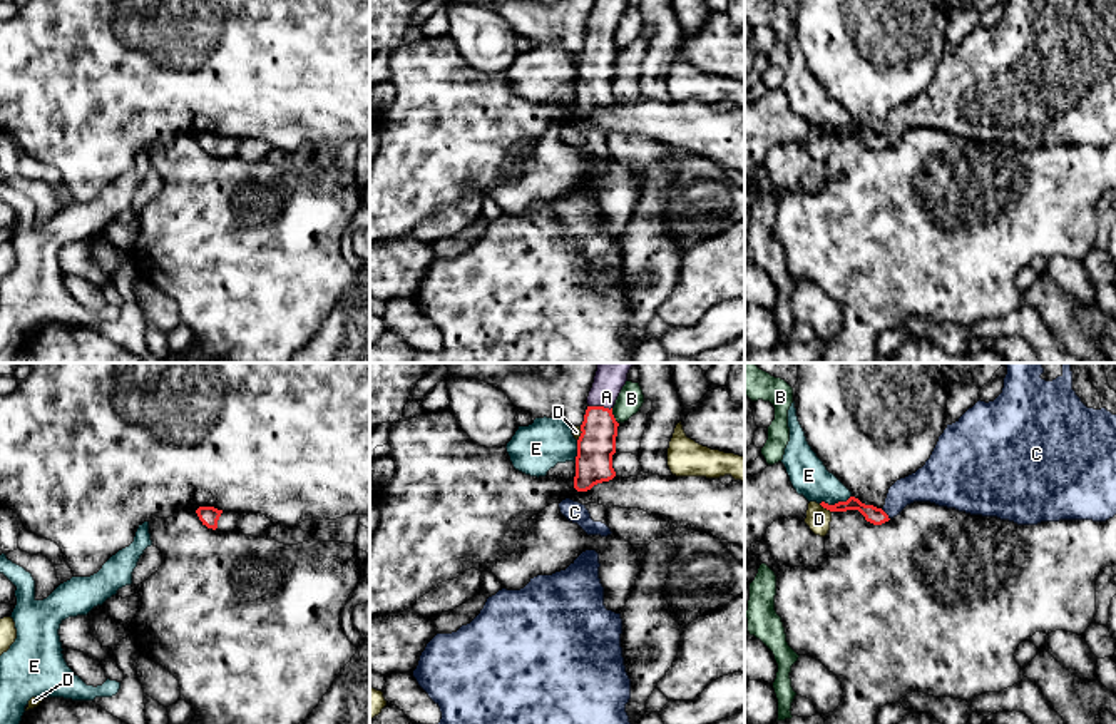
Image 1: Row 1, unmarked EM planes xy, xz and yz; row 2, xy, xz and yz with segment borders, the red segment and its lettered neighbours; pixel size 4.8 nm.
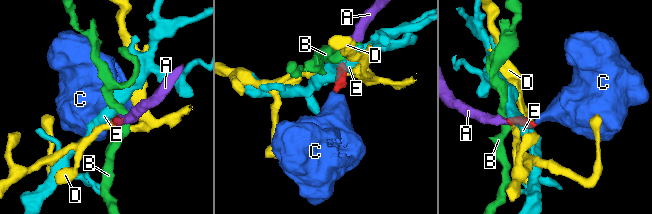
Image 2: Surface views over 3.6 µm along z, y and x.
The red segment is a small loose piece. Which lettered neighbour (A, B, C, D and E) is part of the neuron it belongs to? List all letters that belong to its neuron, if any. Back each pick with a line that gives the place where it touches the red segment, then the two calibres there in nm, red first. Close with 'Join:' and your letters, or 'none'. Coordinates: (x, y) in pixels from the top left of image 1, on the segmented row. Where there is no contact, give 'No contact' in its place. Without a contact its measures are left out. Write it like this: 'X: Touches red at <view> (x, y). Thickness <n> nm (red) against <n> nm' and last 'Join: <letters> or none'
A: Touches red at xz (601, 407). Thickness 190 nm (red) against 160 nm
C: Touches red at yz (885, 514). Thickness 80 nm (red) against 170 nm
Join: A, C

